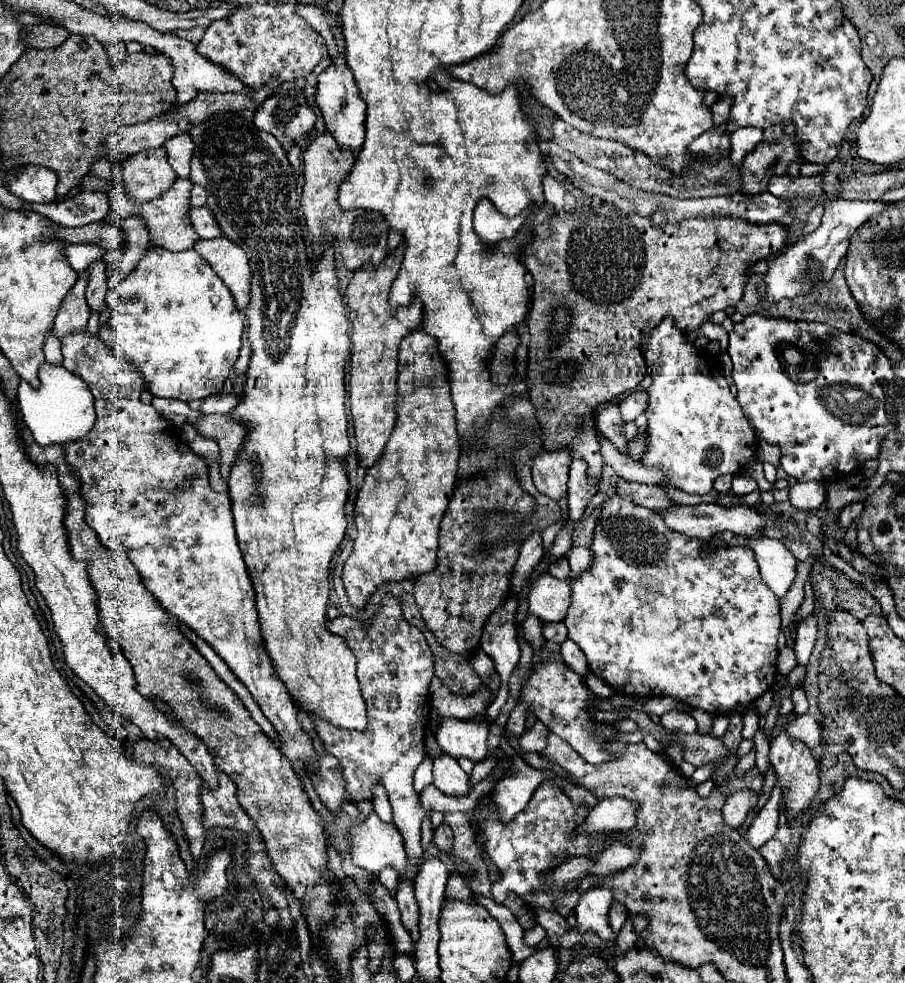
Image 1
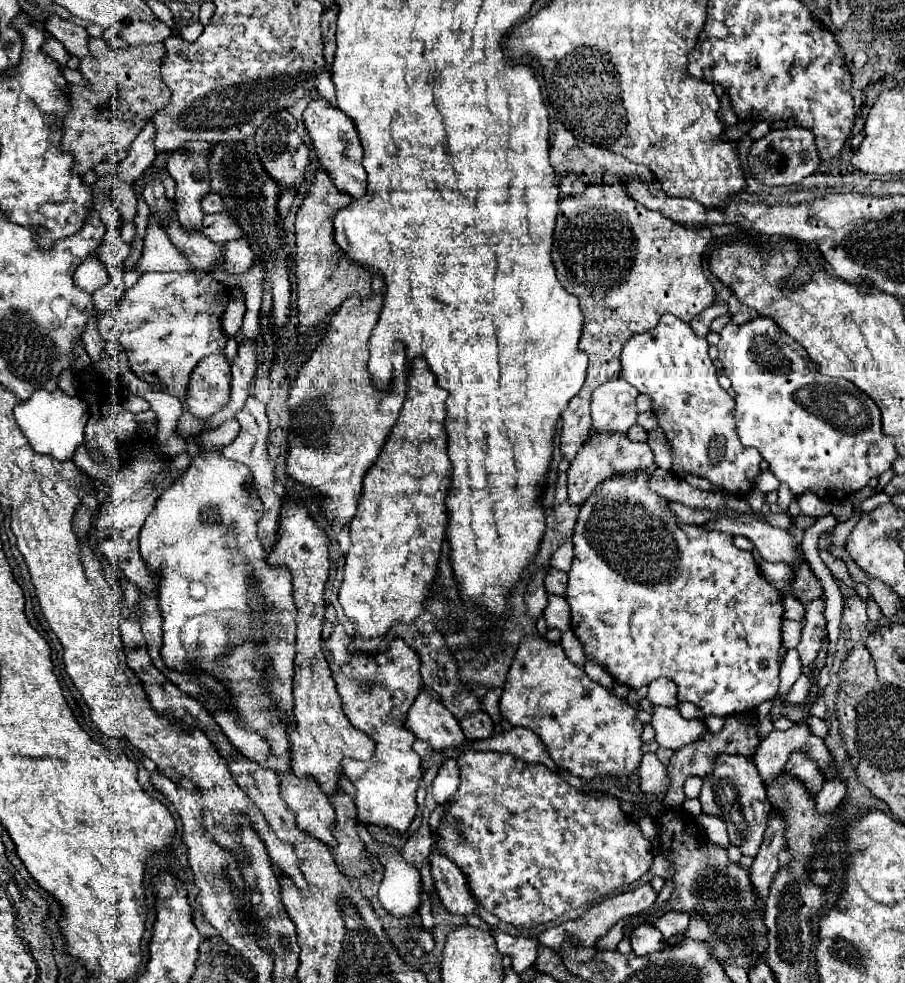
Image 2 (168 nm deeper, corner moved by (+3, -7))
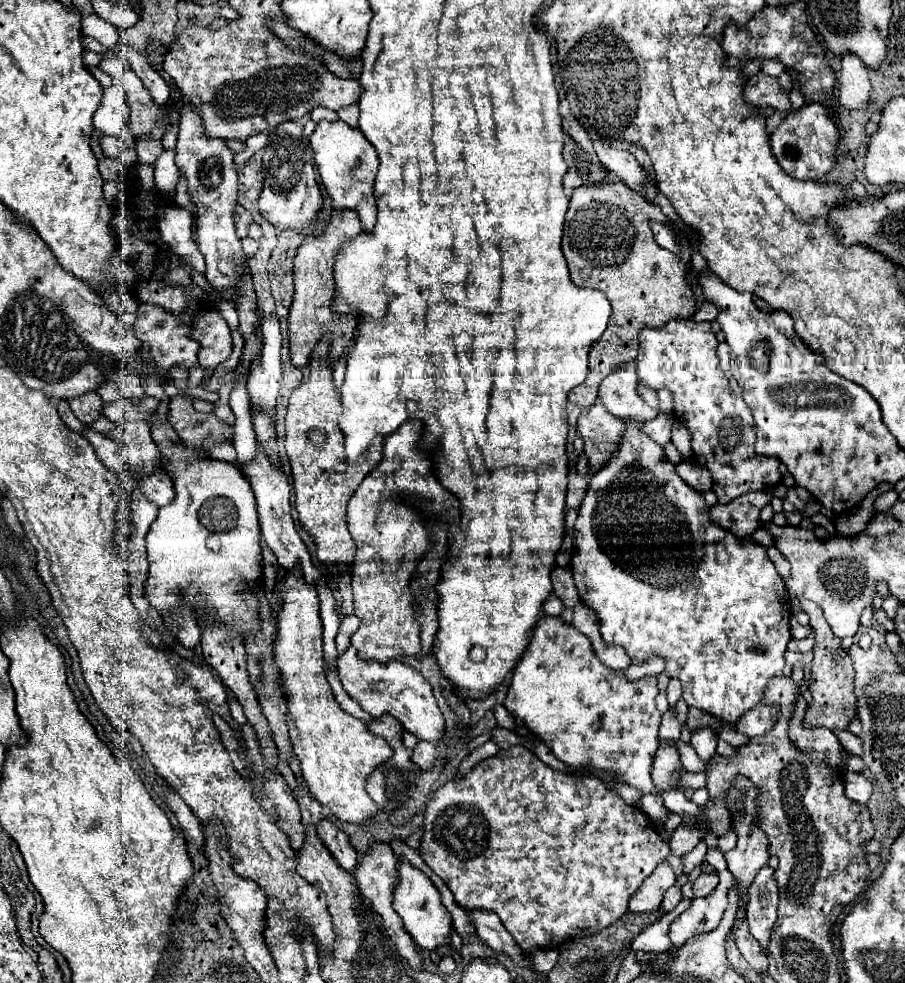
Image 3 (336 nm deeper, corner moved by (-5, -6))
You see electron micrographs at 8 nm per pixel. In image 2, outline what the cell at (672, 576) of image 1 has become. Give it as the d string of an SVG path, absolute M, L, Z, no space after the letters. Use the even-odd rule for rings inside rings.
M642 471L636 477L618 475L604 481L582 505L578 523L574 529L574 563L568 571L568 589L566 601L572 609L572 631L582 643L586 659L602 665L616 683L626 685L630 689L640 689L650 685L658 677L666 677L678 687L678 701L690 701L704 711L704 715L736 715L748 709L756 709L760 703L770 701L778 693L778 649L782 645L780 627L782 627L782 593L776 591L768 581L760 575L758 565L750 551L742 551L732 543L732 535L704 531L696 525L684 525L676 519L676 515L666 507L666 499L658 497L646 487L650 471Z

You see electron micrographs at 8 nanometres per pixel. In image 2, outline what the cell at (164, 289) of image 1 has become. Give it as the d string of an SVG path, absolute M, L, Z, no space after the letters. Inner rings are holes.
M206 271L144 273L134 287L124 291L110 313L98 317L98 331L106 341L122 343L138 379L182 399L198 361L226 349L228 335L222 327L226 303L226 287Z

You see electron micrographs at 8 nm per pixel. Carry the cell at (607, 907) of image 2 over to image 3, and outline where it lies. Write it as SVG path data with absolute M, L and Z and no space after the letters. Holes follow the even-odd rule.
M664 860L630 896L630 912L654 912L662 904L662 894L676 882L672 866Z

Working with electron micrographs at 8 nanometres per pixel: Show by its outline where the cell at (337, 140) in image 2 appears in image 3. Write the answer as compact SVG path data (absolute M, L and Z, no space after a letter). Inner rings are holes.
M318 122L316 130L310 136L310 146L314 150L314 160L326 186L332 206L336 210L356 210L362 230L372 232L376 224L376 200L374 200L374 176L378 172L378 156L372 144L356 128L350 128L346 122Z

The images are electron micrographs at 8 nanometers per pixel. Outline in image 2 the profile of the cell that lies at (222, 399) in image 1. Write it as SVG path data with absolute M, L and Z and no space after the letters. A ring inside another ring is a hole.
M210 355L202 359L192 371L186 409L200 419L212 417L230 401L230 383L230 365L224 355Z

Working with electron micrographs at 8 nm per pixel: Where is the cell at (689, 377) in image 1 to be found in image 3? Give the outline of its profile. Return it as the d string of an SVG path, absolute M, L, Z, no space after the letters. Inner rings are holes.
M676 318L662 328L644 328L640 332L636 372L650 388L672 390L674 418L684 422L692 434L692 457L711 473L718 502L728 504L728 500L744 492L774 488L782 476L778 470L780 460L760 456L752 450L756 442L754 418L746 402L732 392L726 374L720 370L716 346L718 340L708 322Z

